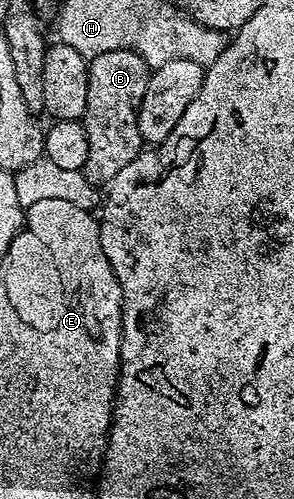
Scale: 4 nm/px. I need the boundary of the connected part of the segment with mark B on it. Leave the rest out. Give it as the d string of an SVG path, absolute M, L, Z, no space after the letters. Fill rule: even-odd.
M114 49L94 57L88 64L88 88L86 89L86 113L82 120L86 129L86 141L90 141L90 153L86 153L83 175L95 185L112 182L145 146L142 133L138 133L136 111L142 105L142 93L146 93L150 68L136 51Z

